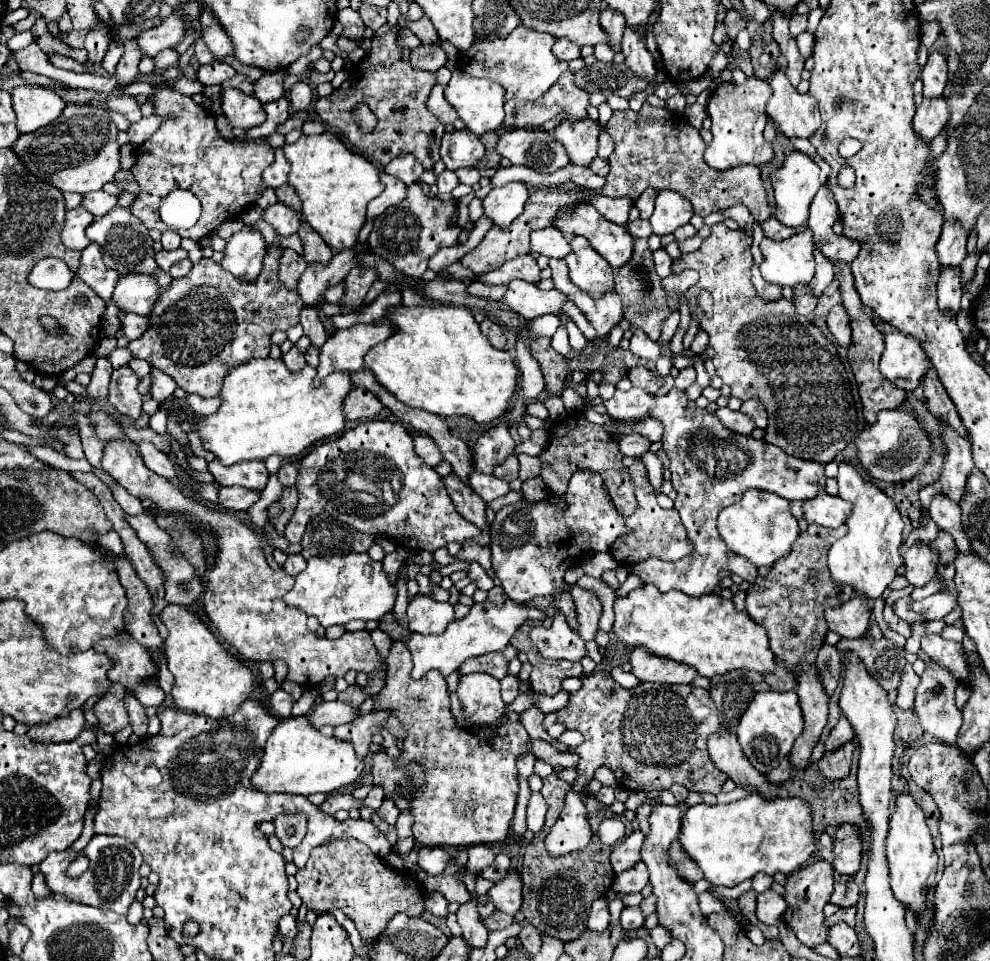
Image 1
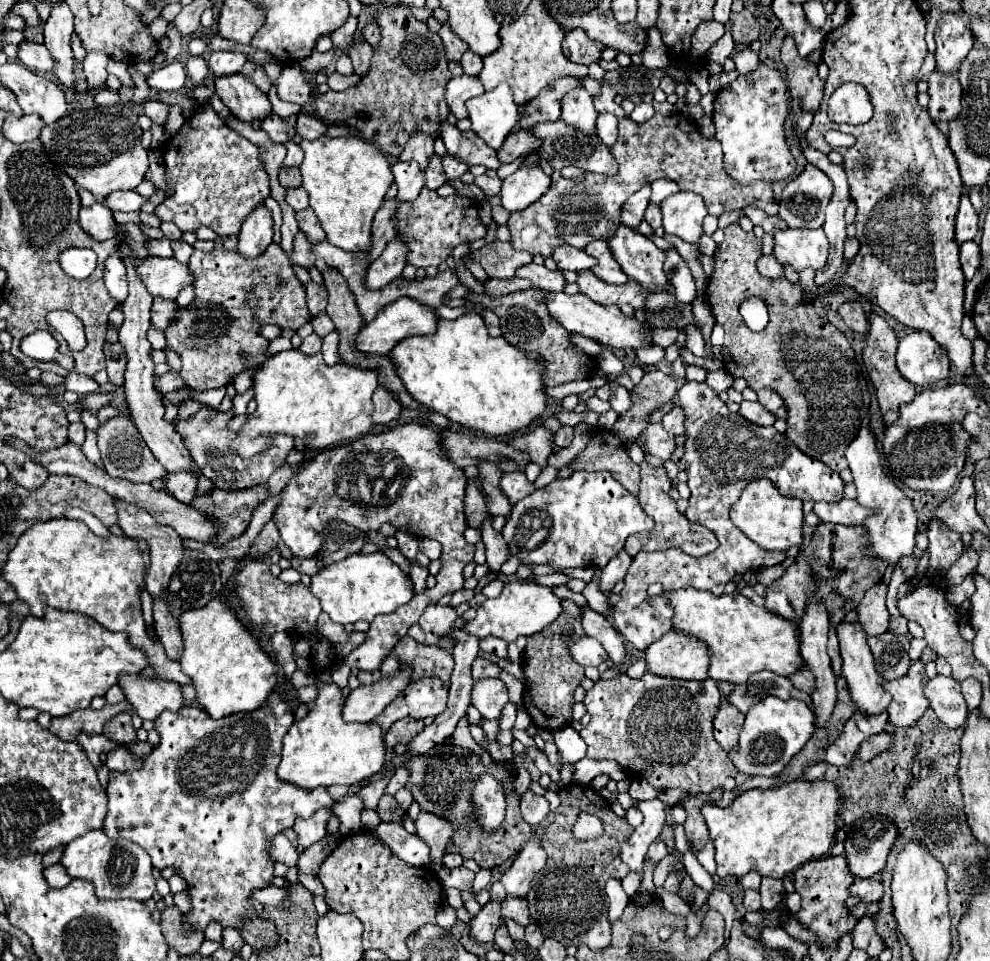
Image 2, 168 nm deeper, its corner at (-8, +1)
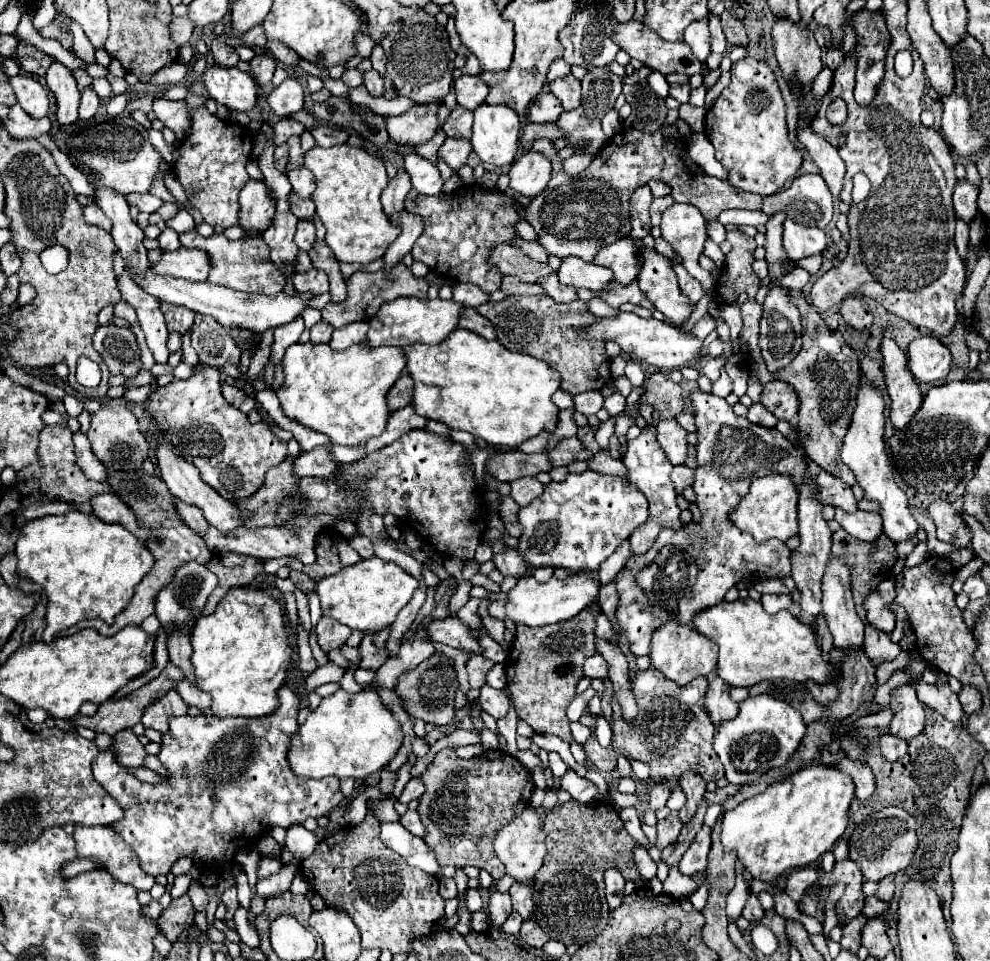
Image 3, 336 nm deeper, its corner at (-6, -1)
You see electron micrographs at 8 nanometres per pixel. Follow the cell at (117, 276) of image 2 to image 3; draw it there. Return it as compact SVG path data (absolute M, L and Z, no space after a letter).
M126 271L122 275L122 279L118 281L118 289L120 289L122 299L126 299L136 309L138 319L140 319L140 327L146 333L146 341L154 353L156 363L166 365L168 355L170 355L170 349L166 345L168 343L168 329L166 329L166 321L160 311L158 299L154 299L152 295L146 295L146 291L142 291L138 285L134 285L128 279Z

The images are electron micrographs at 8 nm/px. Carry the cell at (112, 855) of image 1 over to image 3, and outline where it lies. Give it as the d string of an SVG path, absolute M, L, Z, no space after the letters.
M78 825L74 829L74 839L80 857L96 857L118 881L128 883L138 891L150 891L156 883L152 875L146 875L140 869L138 855L134 855L112 827Z

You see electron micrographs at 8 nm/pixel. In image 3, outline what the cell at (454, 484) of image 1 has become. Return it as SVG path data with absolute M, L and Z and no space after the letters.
M508 549L506 553L494 555L494 563L496 563L496 569L498 569L504 577L512 575L512 577L520 579L520 577L528 575L528 571L530 571L530 567L526 565L526 561L520 557L520 553L518 553L518 551L510 551L510 549Z

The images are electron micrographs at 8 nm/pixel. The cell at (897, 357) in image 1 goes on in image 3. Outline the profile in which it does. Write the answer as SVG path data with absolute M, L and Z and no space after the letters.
M926 335L918 337L908 347L908 367L912 375L922 383L936 383L950 373L952 355L940 339Z

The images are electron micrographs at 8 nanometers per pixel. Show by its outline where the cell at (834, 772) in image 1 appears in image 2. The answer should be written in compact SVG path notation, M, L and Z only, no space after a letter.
M888 733L872 735L870 739L866 739L866 741L860 745L860 749L858 749L856 757L858 757L858 759L862 759L862 761L868 761L868 759L876 757L878 753L882 753L882 751L890 749L890 743L892 743L892 739L890 739L890 735L888 735Z

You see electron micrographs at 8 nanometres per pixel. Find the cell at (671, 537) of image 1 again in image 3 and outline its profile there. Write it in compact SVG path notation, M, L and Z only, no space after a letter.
M646 425L636 439L628 441L628 451L626 451L622 461L628 467L628 477L626 479L630 483L634 483L646 495L646 499L650 503L650 517L648 517L648 521L638 531L634 531L632 537L630 537L632 551L636 555L640 555L640 553L646 553L654 545L660 529L666 529L666 527L670 527L670 529L678 529L680 527L682 529L682 523L678 519L680 509L676 505L676 489L674 489L672 479L670 479L672 463L668 461L664 449L658 445L656 427L654 425Z

